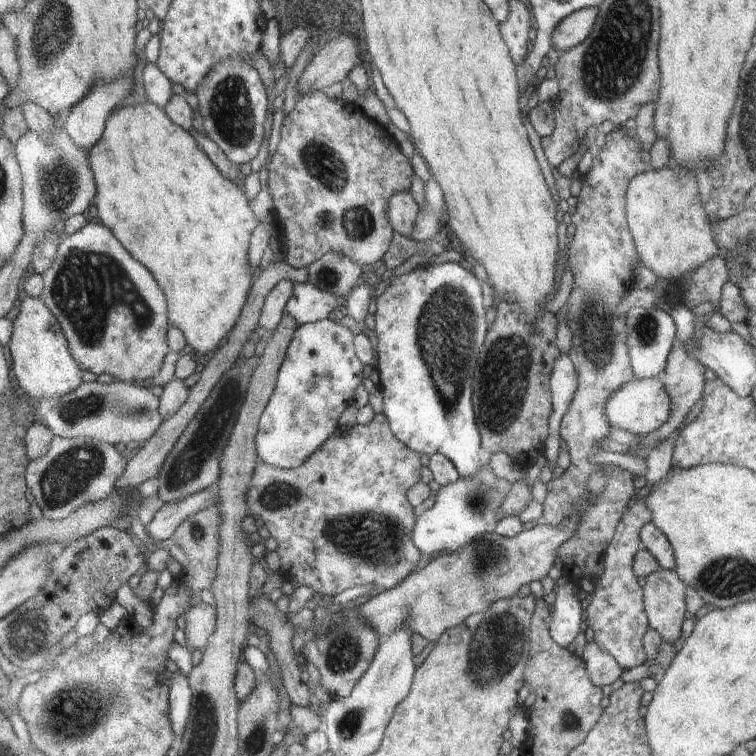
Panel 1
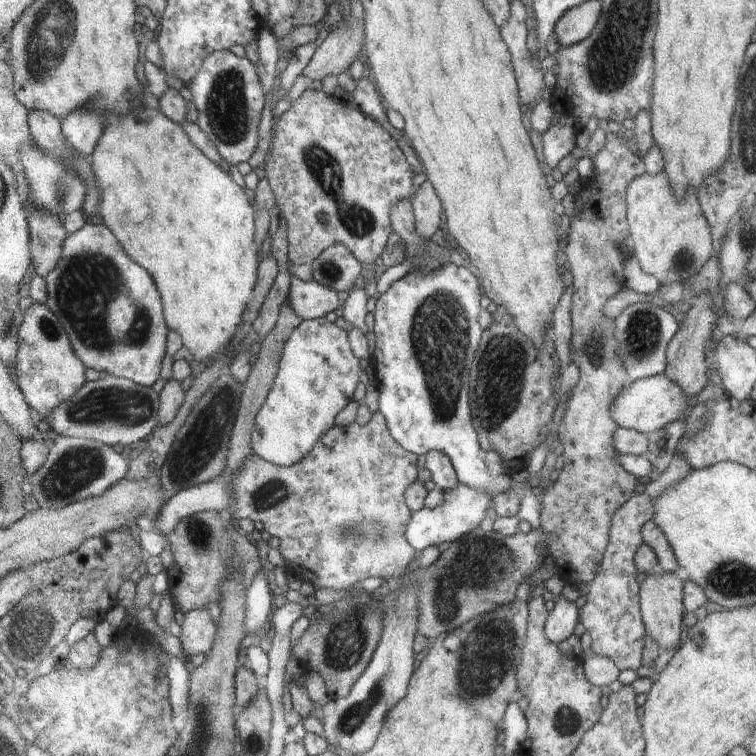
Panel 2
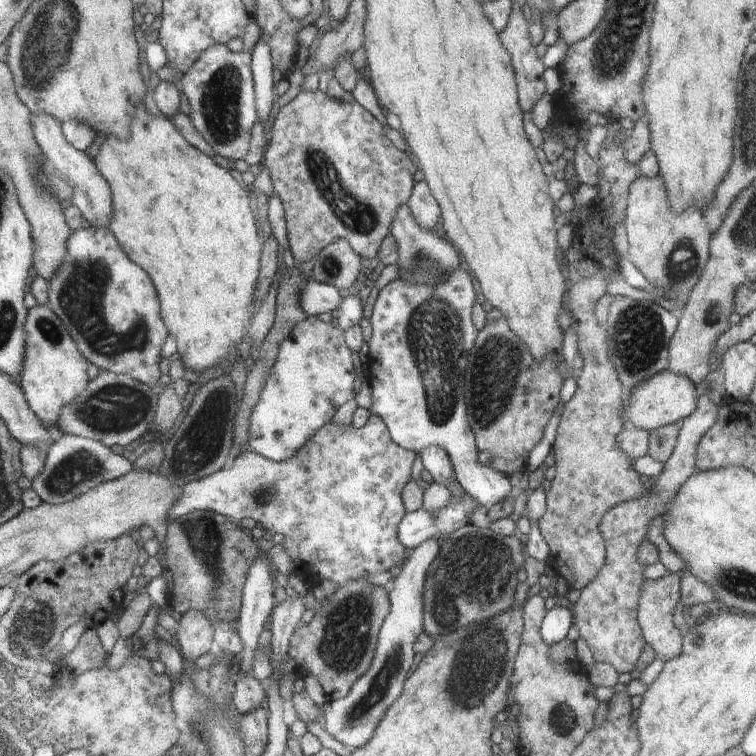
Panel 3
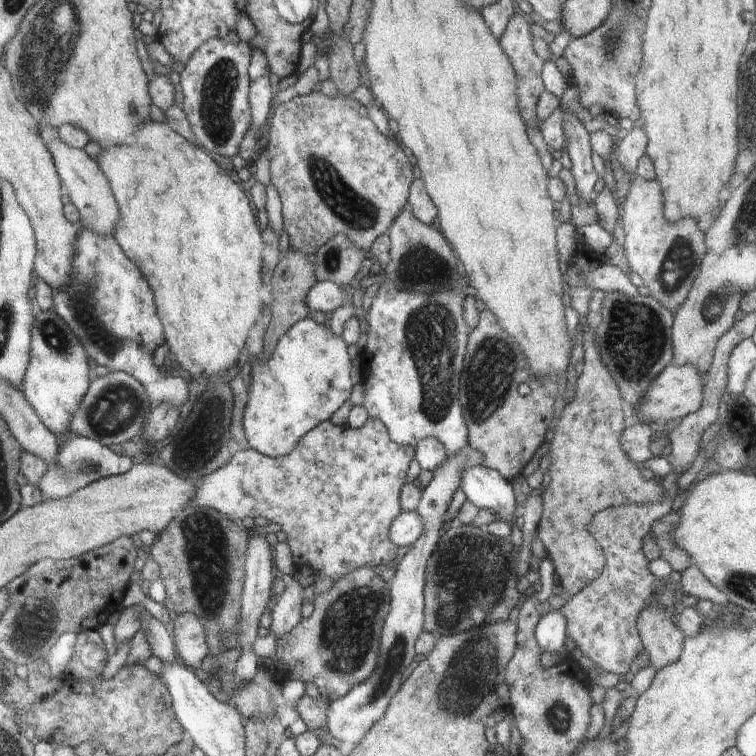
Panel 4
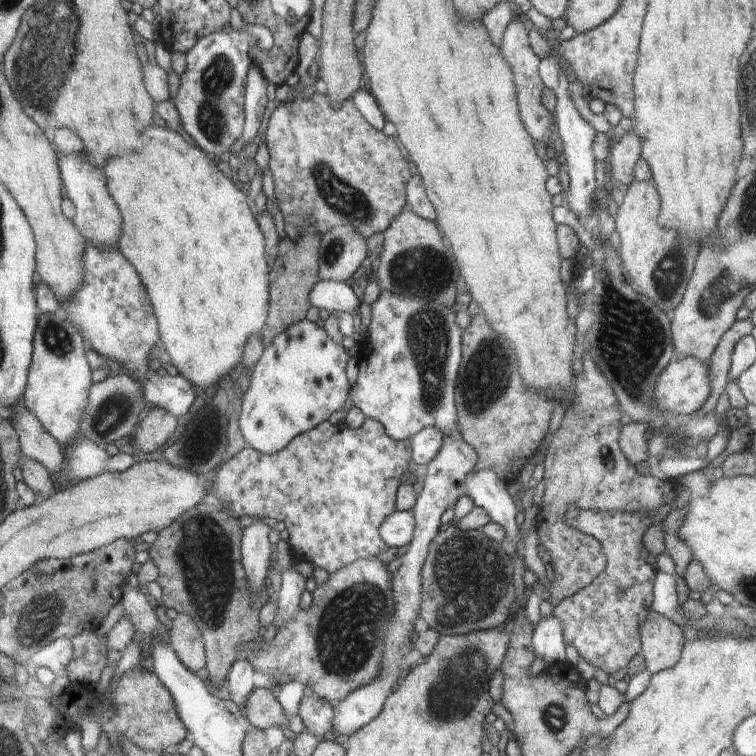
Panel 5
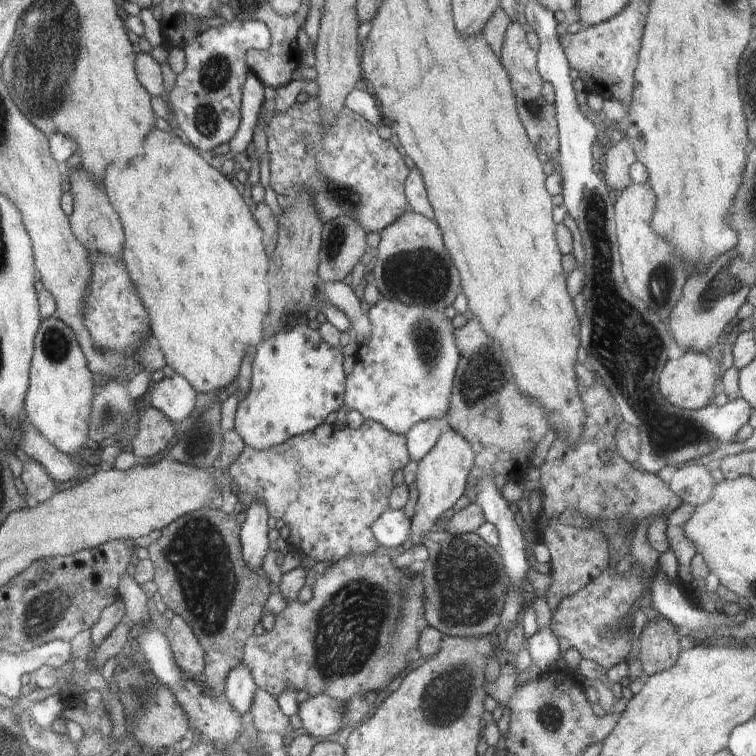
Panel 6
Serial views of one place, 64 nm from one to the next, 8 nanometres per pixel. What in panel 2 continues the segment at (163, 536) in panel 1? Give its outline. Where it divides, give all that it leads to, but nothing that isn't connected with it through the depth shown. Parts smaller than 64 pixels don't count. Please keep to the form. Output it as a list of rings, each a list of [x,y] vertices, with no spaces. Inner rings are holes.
[[[377,411],[370,417],[368,424],[360,425],[355,422],[345,427],[334,426],[334,428],[330,428],[330,432],[326,432],[323,440],[318,440],[318,444],[314,444],[310,454],[292,466],[278,466],[277,464],[266,462],[266,460],[262,460],[260,456],[254,453],[254,456],[250,456],[244,462],[242,472],[232,476],[232,474],[228,474],[224,470],[222,471],[222,476],[218,476],[218,478],[214,478],[214,480],[210,480],[206,484],[190,486],[190,488],[185,488],[182,492],[177,492],[171,499],[167,500],[164,508],[160,510],[160,514],[155,518],[155,531],[162,536],[170,538],[174,534],[174,528],[178,526],[181,520],[192,516],[194,513],[210,510],[220,512],[223,515],[226,514],[236,523],[241,518],[250,518],[253,521],[259,520],[263,524],[263,530],[280,540],[280,545],[277,549],[285,560],[287,573],[302,575],[304,579],[309,579],[316,588],[332,588],[332,590],[339,593],[353,587],[358,582],[362,582],[362,580],[366,580],[366,578],[370,578],[370,576],[380,576],[383,580],[389,580],[390,578],[404,578],[409,572],[408,565],[416,558],[416,550],[406,540],[405,536],[406,524],[410,522],[410,508],[405,502],[405,491],[408,490],[410,484],[414,484],[416,472],[418,472],[416,470],[416,453],[402,448],[402,445],[394,440],[393,434],[389,431],[388,422],[382,416],[382,413]]]

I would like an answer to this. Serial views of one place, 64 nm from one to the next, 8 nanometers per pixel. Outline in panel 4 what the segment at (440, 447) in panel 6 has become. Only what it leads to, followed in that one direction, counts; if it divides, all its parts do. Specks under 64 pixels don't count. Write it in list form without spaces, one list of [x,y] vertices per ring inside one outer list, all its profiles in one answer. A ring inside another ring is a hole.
[[[472,447],[462,448],[458,454],[449,454],[446,462],[432,471],[432,480],[428,486],[421,491],[421,503],[418,504],[416,512],[426,520],[426,532],[418,538],[406,554],[395,561],[396,570],[393,579],[390,580],[390,604],[388,618],[385,619],[384,636],[381,638],[380,651],[378,652],[377,668],[362,683],[358,684],[342,699],[336,699],[329,702],[329,718],[326,720],[326,726],[329,733],[338,738],[341,742],[348,744],[358,744],[374,726],[376,720],[380,720],[385,714],[386,707],[394,694],[402,686],[402,675],[412,662],[417,660],[415,651],[415,642],[425,623],[423,608],[425,605],[424,596],[424,570],[429,558],[434,552],[438,543],[440,530],[444,529],[444,515],[449,509],[454,494],[458,488],[461,488],[462,472],[470,466],[484,464],[484,454]]]

